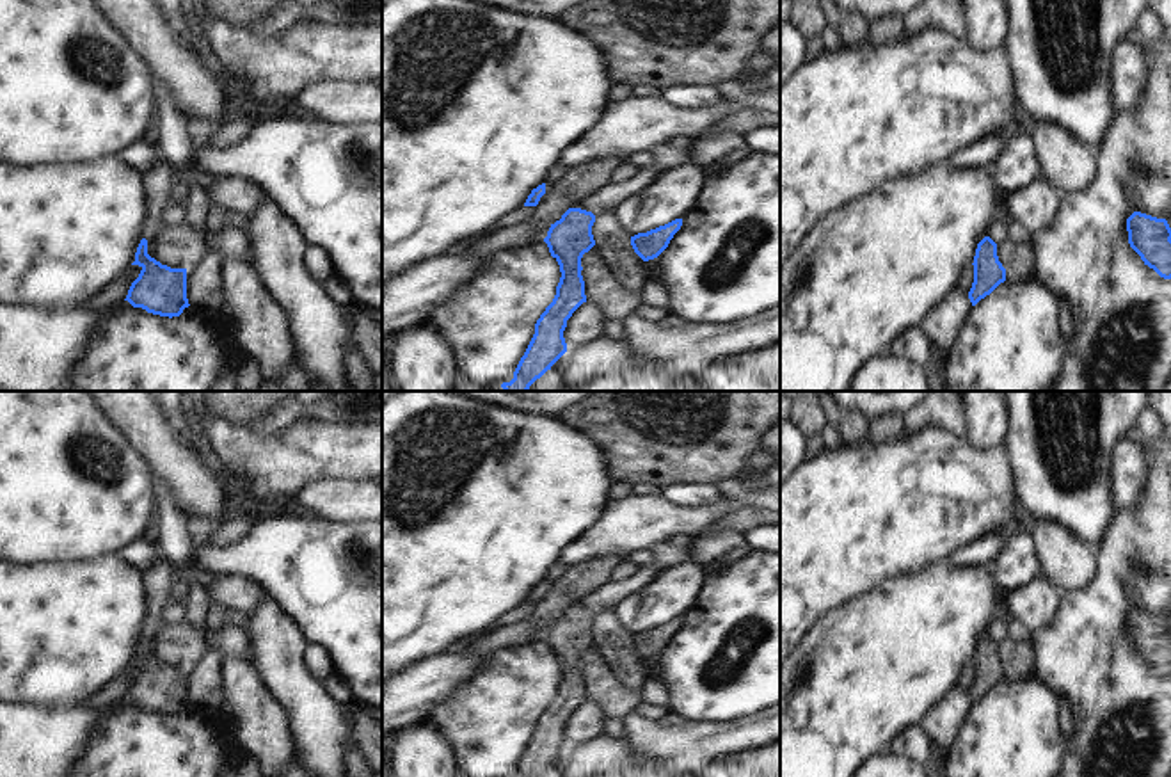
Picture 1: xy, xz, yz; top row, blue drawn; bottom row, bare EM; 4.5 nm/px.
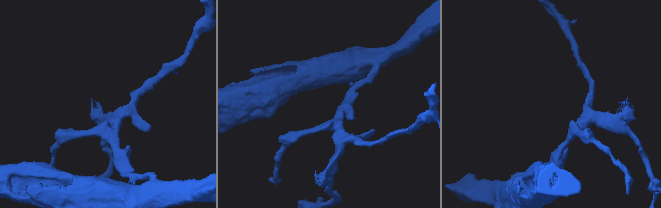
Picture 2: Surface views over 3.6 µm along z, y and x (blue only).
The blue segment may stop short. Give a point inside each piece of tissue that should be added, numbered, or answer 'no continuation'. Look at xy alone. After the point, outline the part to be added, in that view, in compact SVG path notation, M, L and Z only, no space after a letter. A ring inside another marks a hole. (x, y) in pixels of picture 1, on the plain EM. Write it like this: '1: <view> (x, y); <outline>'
1: xy (155, 580); M156 557L155 564L142 573L142 587L146 594L144 601L144 619L140 624L140 637L147 642L155 640L156 629L162 626L162 610L172 601L169 590L172 567L163 557Z

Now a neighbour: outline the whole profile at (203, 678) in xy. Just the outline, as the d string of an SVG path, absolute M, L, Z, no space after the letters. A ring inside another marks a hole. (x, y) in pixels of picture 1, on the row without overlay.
M208 649L194 665L187 667L188 702L217 711L222 706L222 656Z

